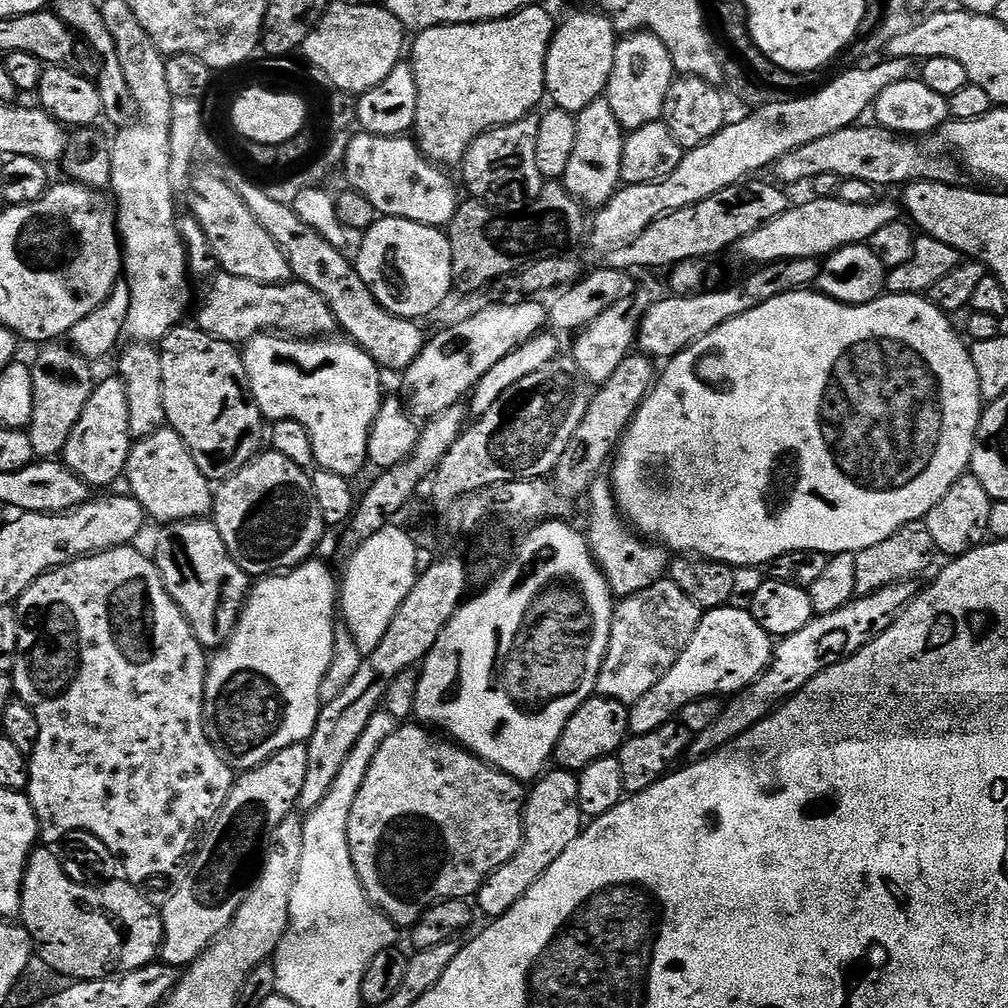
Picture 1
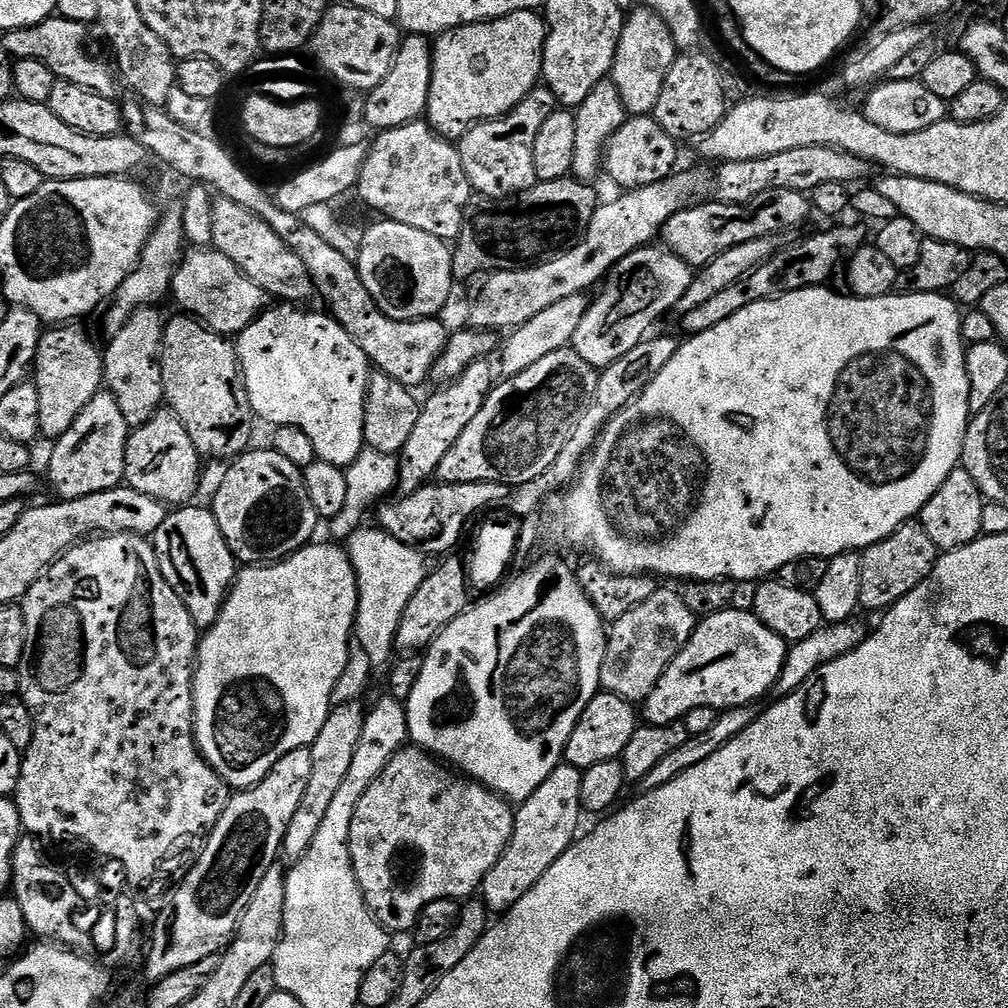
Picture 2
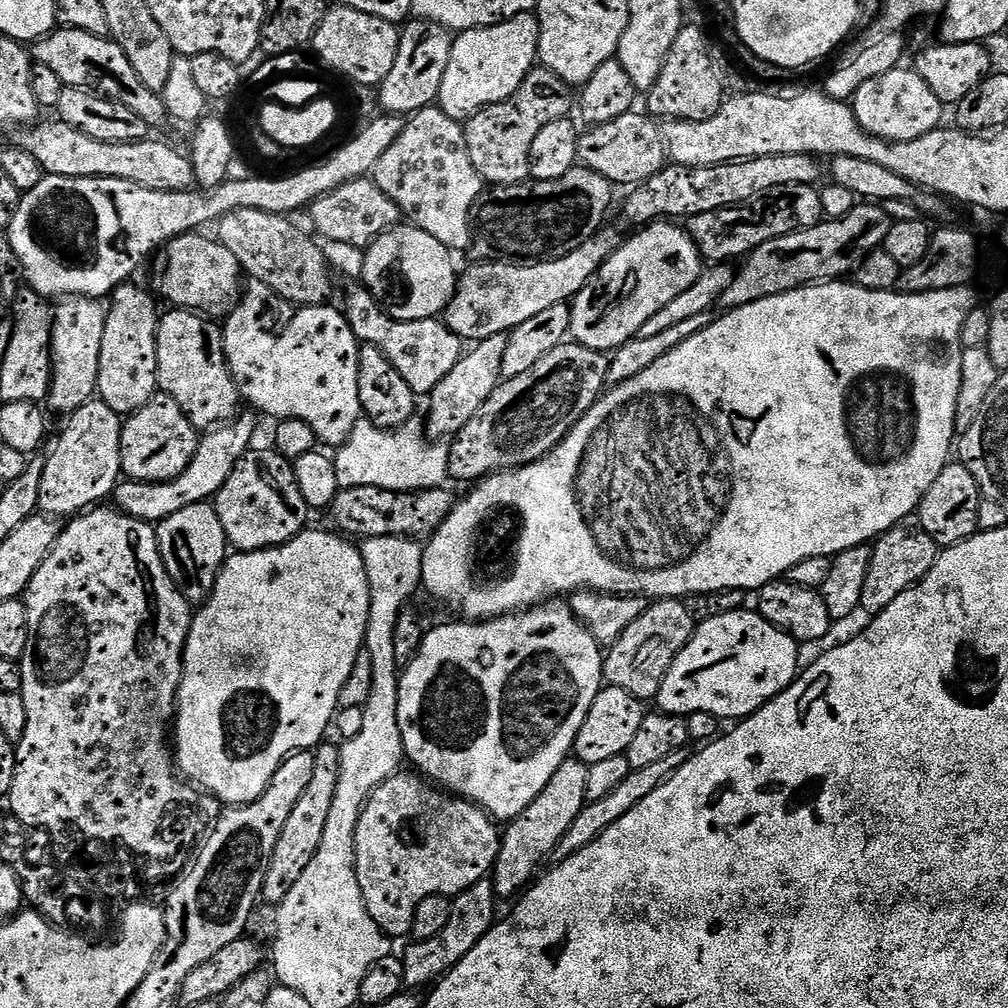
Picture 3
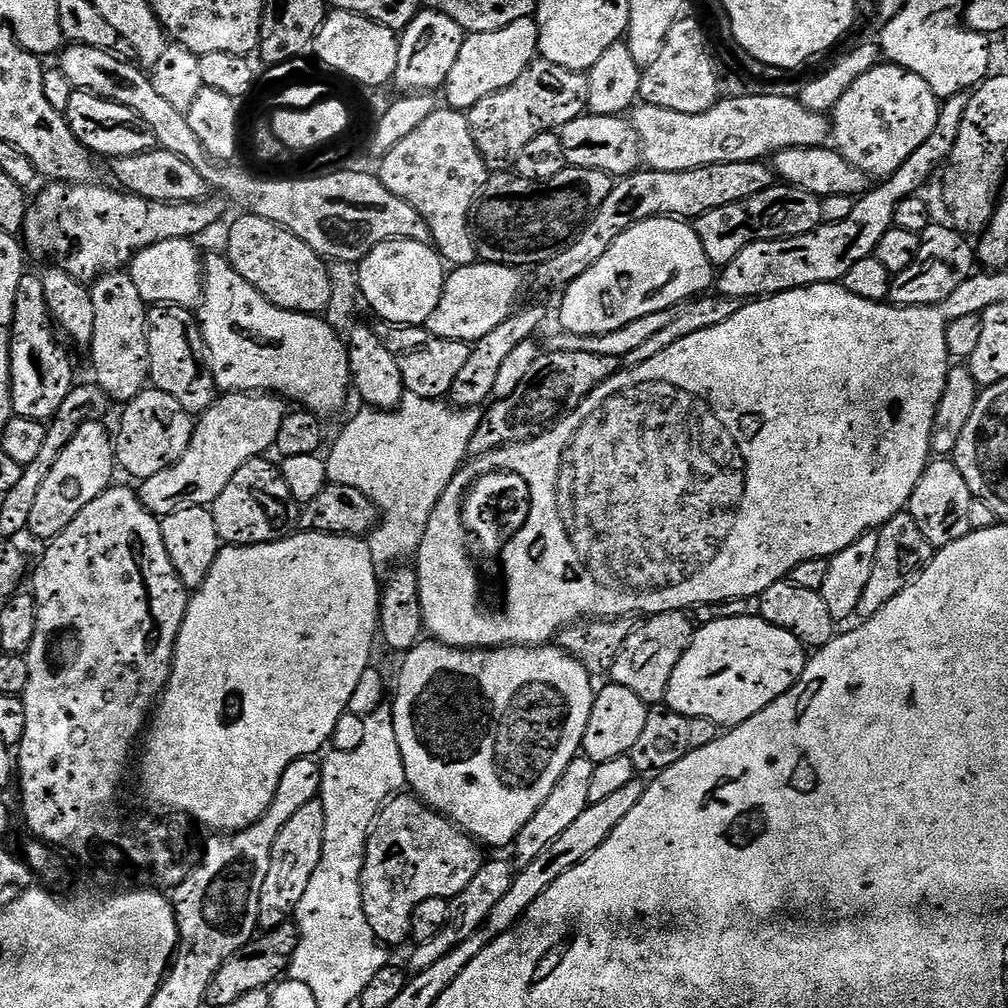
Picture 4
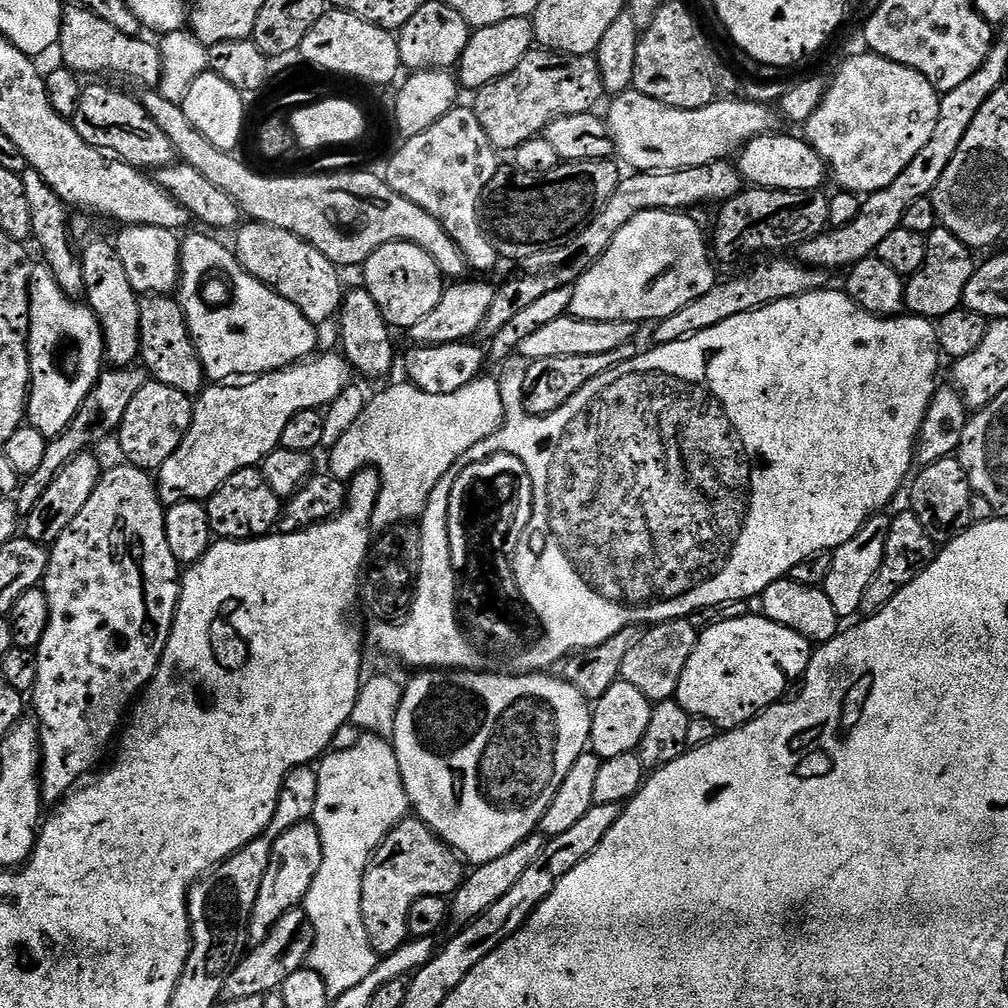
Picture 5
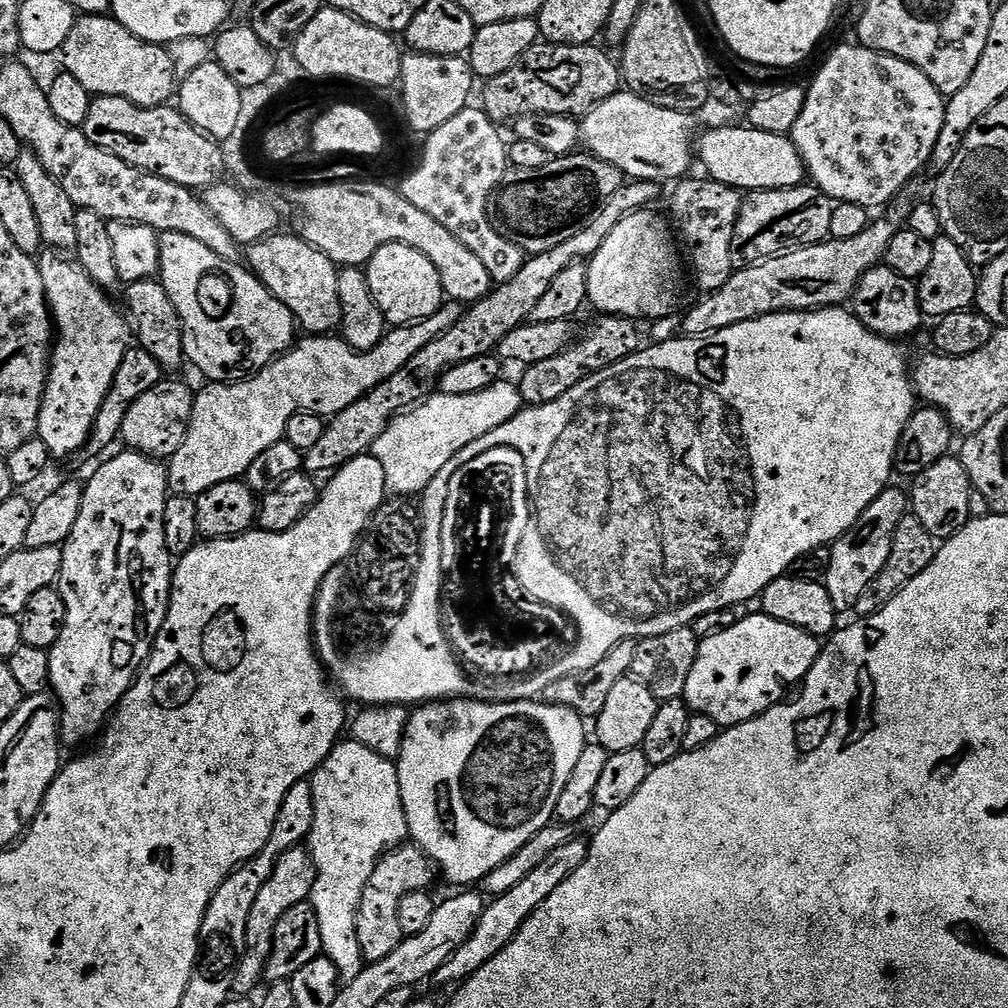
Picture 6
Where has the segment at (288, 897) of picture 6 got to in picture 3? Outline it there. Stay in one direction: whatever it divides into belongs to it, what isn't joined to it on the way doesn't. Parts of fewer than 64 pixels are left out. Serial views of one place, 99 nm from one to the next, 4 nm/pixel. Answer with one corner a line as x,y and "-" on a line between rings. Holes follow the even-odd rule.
324,742
314,752
314,778
302,793
302,798
290,813
286,826
282,826
282,838
278,838
278,846
274,846
274,854
270,858
270,866
266,874
266,882
262,893
263,903
279,906
294,890
294,882
302,878
306,866
310,866
310,858
318,854
318,846
322,846
322,833
326,831
326,818
330,815
330,806
334,802
334,794
338,790
338,766
340,750
334,743

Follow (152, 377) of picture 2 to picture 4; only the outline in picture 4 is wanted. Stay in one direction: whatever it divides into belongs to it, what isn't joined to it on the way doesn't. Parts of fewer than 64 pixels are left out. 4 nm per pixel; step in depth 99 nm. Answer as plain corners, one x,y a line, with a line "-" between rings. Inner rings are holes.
124,270
100,276
90,291
94,298
94,334
90,345
94,383
109,401
117,400
117,405
123,406
150,384
149,305
144,303
132,277

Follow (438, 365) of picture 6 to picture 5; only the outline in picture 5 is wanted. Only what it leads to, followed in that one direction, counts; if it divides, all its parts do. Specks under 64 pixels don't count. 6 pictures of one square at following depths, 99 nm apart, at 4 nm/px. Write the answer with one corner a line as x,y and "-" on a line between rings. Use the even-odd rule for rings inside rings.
716,160
713,164
677,172
636,172
628,175
621,179
618,190
610,194
610,202
606,202
606,206
602,206
602,210
570,242
554,250
542,250
542,254
530,254
530,258
515,265
516,273
504,285
496,288
494,303
480,327
479,335
485,336
485,341
494,339
498,330
506,326
506,322
511,322
521,310
526,310
526,306
538,302
538,298
543,298
554,290
575,286
578,278
582,278
582,274
586,274
586,270
590,270
590,266
594,266
594,262
598,262
598,258
606,254
618,230
622,230
622,226
626,226
630,218
654,210
679,212
693,210
699,204
719,206
746,187
739,167
728,160

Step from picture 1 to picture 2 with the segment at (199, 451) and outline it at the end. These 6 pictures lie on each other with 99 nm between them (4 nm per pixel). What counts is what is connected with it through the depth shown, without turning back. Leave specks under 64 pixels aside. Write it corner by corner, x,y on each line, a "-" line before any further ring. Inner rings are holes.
179,314
169,319
164,326
164,343
160,350
164,399
167,407
186,426
190,442
200,451
201,457
213,456
216,460
231,461
241,452
249,451
252,440
252,420
254,413
250,398
246,394
244,377
240,375
240,361
236,359
236,346
231,339
211,332
199,320

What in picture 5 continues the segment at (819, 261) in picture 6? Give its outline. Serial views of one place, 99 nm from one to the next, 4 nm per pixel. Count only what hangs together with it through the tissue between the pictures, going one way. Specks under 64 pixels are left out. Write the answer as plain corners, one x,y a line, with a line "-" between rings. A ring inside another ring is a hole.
772,258
769,264
760,264
753,272
745,276
736,276
733,280
717,282
710,290
710,294
702,294
702,298
694,298
690,306
682,306
678,314
670,314
670,318
659,321
652,332
653,345
669,344
679,340
687,340
689,336
698,334
702,330
710,330
710,326
718,326
726,322
726,318
734,318
734,314
746,314
768,304
773,304
786,298
801,296
807,292
819,292
825,287
829,273
824,270
809,270
795,263
787,264
784,258

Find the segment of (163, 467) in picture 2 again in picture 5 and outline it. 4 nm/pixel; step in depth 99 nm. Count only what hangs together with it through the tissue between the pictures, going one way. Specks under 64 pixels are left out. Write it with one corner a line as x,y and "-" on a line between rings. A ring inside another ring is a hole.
146,382
130,406
126,406
126,414
118,429
120,436
120,452
127,463
135,468
158,470
178,450
182,438
192,425
193,397
182,394
182,390
174,390
174,386

